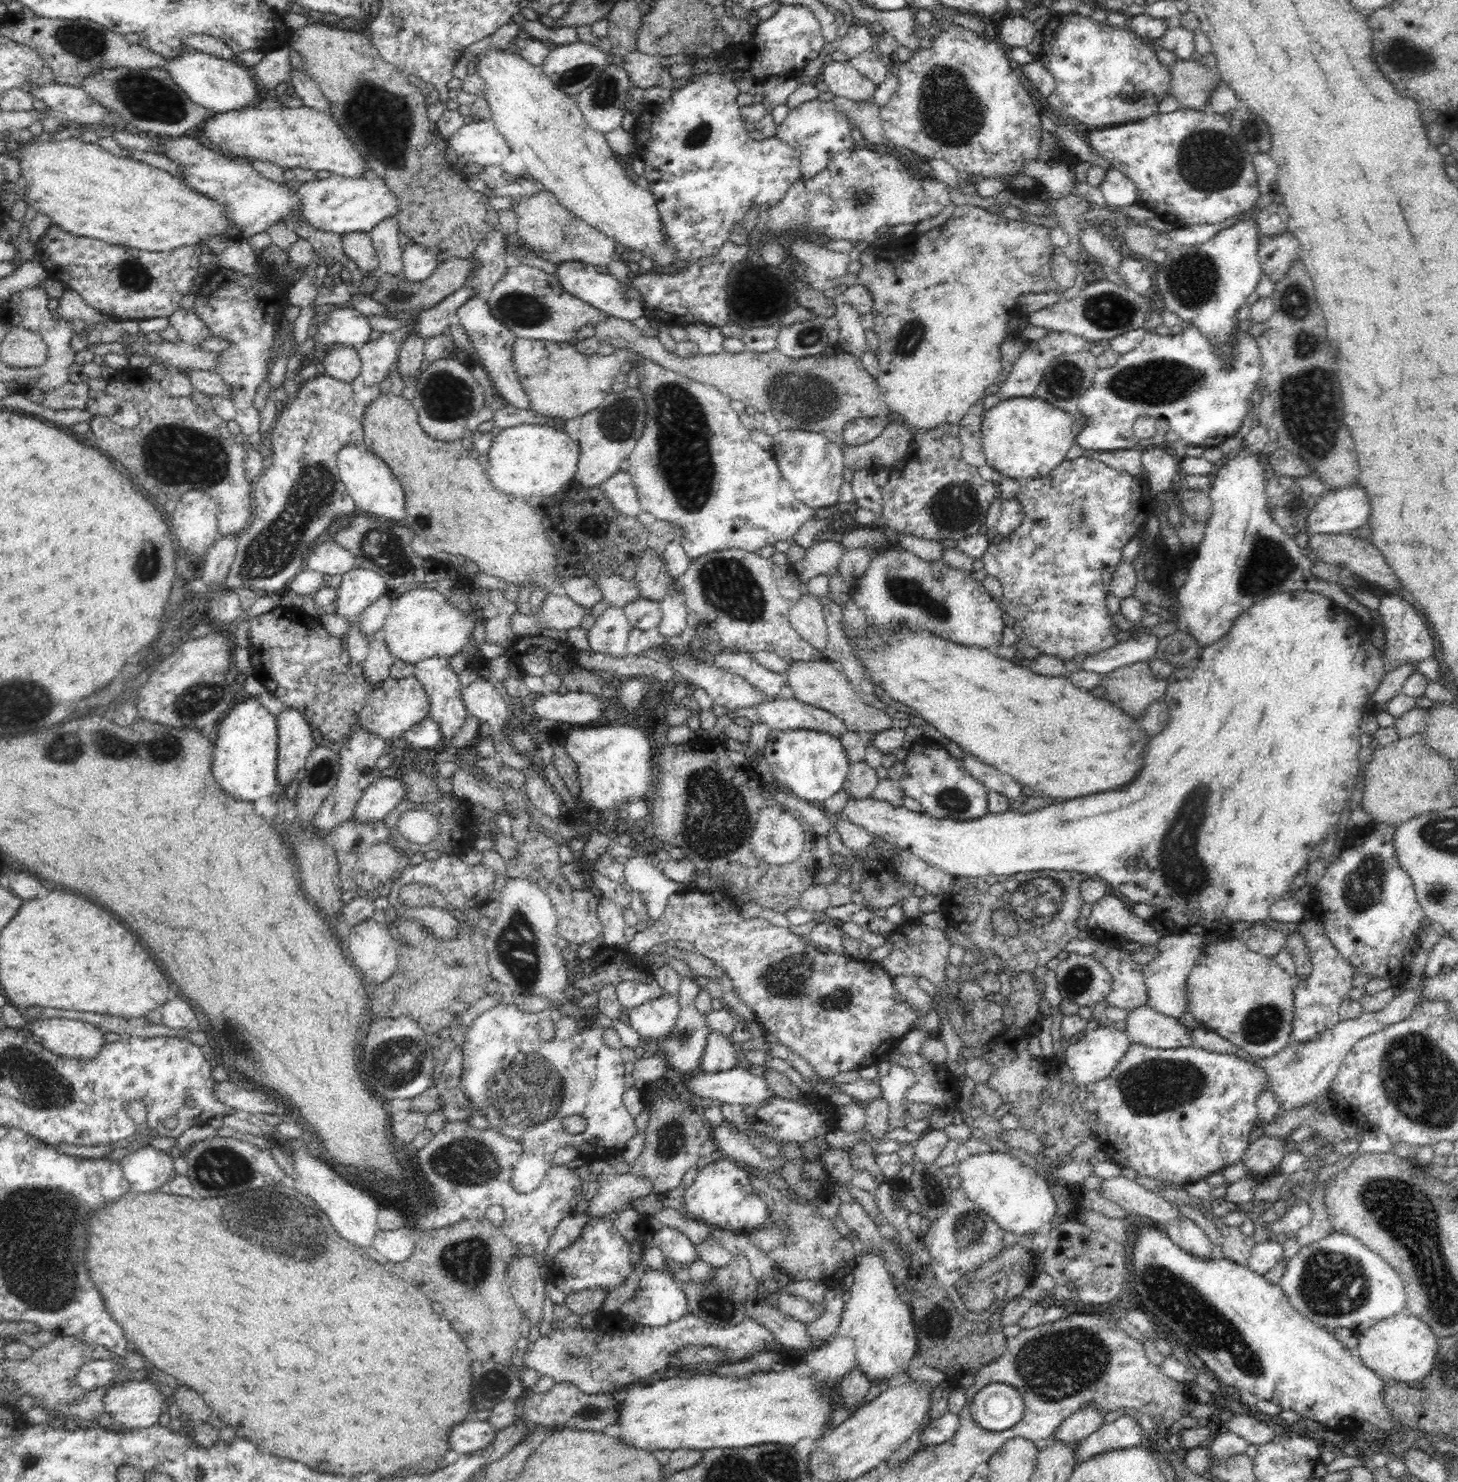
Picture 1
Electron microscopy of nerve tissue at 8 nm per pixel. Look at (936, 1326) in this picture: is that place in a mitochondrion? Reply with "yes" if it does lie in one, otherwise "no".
yes

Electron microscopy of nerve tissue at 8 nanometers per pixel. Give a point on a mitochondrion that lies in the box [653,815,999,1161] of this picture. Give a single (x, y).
(791, 979)

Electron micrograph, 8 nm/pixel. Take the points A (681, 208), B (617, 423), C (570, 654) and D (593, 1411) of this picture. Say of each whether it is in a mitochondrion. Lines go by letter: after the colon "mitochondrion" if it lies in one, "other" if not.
A: mitochondrion
B: mitochondrion
C: other
D: mitochondrion

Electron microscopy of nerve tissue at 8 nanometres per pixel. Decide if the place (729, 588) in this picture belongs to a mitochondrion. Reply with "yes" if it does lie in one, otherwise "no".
yes

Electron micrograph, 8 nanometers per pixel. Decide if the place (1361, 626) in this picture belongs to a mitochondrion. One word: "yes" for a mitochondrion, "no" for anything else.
no

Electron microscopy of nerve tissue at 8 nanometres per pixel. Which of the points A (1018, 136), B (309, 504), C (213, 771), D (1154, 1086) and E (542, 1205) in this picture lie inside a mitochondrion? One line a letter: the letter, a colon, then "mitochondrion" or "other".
A: other
B: mitochondrion
C: other
D: mitochondrion
E: other

